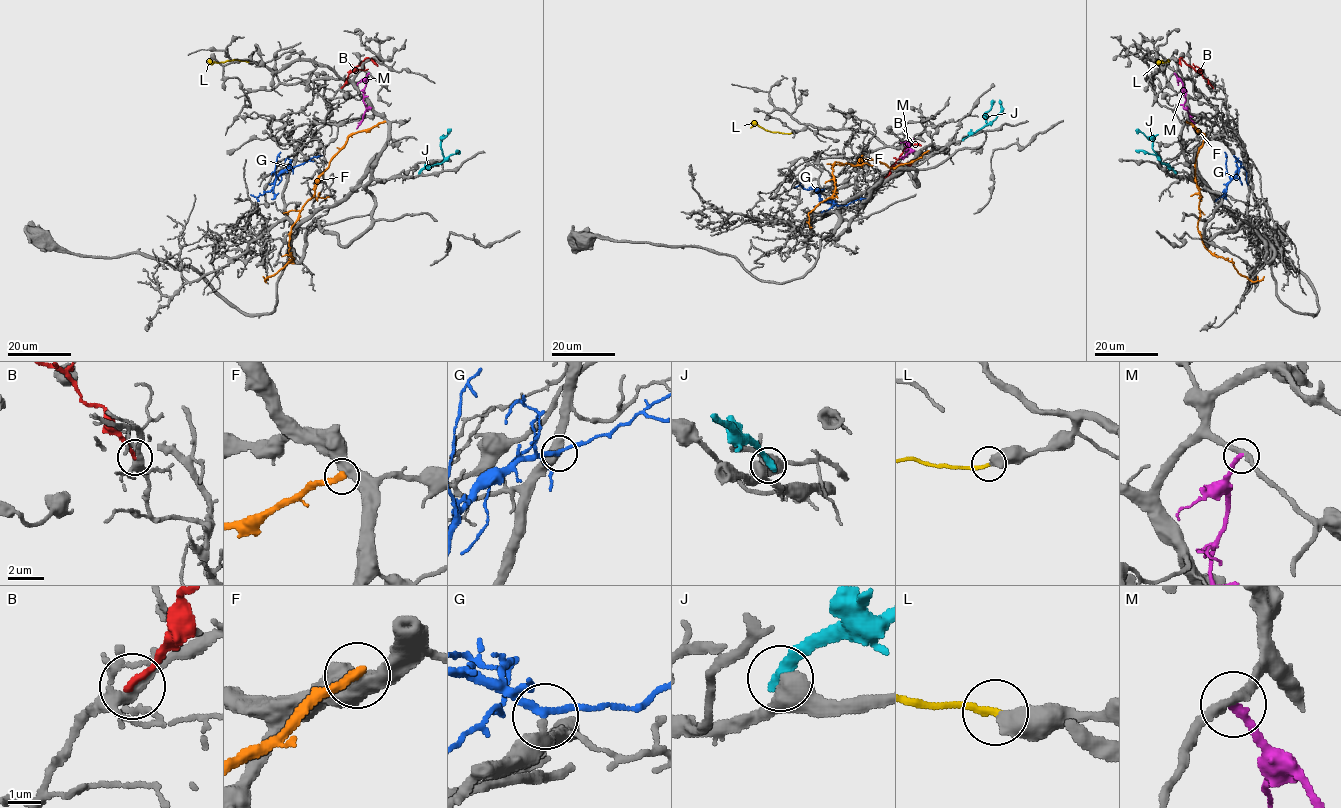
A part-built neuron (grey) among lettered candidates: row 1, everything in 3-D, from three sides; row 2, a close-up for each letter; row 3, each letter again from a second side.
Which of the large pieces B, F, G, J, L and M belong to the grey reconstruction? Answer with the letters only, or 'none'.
G, L

